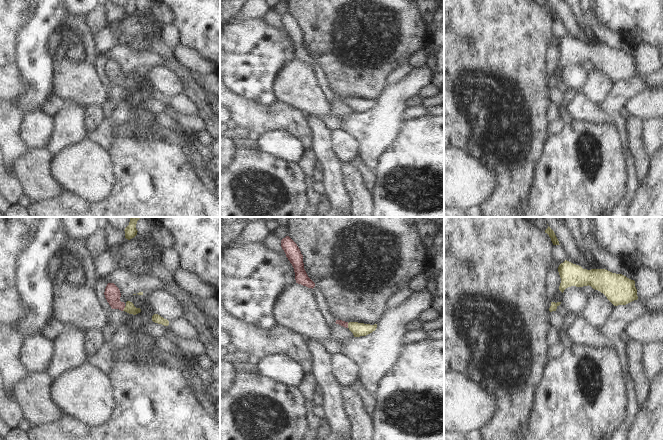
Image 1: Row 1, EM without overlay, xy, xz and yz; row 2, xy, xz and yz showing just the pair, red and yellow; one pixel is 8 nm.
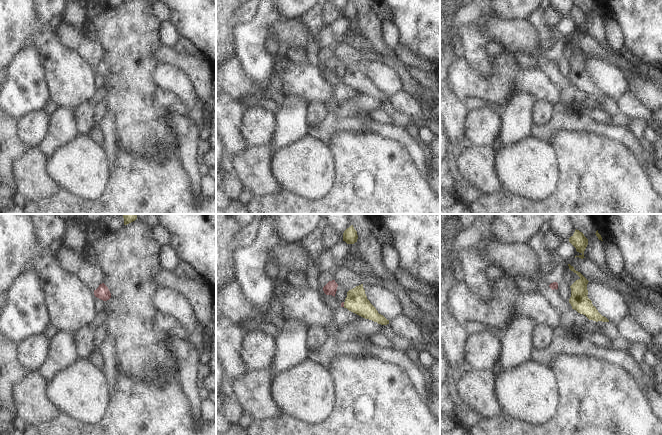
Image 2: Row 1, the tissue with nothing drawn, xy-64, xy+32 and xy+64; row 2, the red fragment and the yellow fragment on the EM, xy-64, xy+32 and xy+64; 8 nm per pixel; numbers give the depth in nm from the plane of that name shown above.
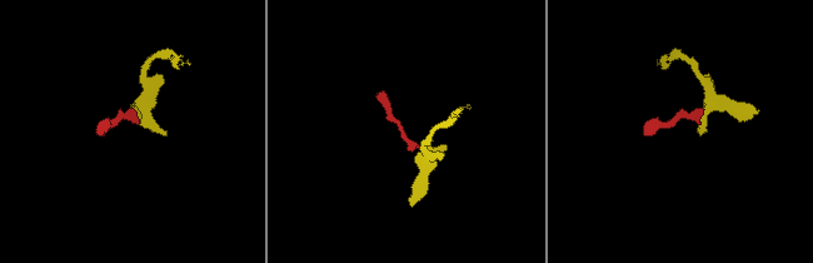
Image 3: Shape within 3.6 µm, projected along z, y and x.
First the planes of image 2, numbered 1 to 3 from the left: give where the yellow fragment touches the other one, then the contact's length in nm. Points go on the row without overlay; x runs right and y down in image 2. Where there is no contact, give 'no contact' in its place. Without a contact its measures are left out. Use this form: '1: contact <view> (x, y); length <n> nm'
1: no contact
2: contact xy+32 (343, 80); length 40 nm
3: no contact

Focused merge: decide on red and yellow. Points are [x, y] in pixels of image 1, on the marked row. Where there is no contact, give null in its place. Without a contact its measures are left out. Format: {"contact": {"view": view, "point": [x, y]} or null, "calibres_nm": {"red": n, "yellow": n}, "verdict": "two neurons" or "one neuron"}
{"contact": {"view": "xy", "point": [124, 307]}, "calibres_nm": {"red": 130, "yellow": 80}, "verdict": "one neuron"}

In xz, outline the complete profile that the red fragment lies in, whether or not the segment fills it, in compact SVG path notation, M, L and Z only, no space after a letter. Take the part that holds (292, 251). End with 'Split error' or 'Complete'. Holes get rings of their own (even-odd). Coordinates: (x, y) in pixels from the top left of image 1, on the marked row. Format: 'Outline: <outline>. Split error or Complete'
Outline: M286 236L281 240L281 247L294 268L296 283L313 289L315 283L308 277L304 269L303 255L297 244Z. Complete

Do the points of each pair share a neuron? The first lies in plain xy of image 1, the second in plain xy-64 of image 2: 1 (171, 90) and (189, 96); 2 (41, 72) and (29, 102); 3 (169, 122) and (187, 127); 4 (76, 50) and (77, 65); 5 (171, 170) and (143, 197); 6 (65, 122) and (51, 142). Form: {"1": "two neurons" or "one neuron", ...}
{"1": "one neuron", "2": "one neuron", "3": "one neuron", "4": "two neurons", "5": "one neuron", "6": "one neuron"}

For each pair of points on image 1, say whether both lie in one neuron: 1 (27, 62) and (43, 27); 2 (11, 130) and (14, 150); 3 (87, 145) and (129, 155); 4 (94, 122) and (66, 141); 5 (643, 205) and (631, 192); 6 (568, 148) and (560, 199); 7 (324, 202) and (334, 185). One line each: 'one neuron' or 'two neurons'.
1: one neuron
2: one neuron
3: two neurons
4: two neurons
5: two neurons
6: one neuron
7: two neurons

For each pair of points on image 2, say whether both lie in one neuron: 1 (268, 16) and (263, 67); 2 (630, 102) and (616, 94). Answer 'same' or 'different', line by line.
1: same
2: different

